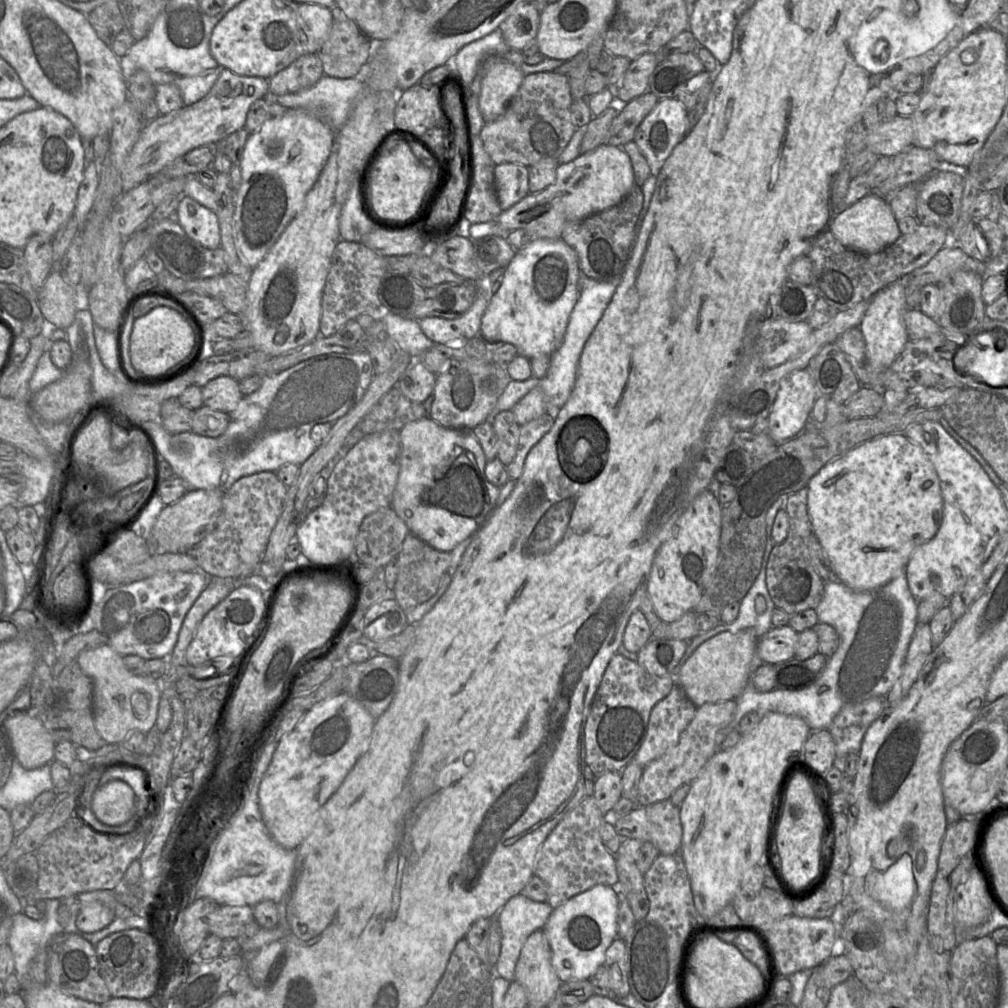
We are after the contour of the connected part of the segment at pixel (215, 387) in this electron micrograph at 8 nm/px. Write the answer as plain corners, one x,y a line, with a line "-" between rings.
227,376
210,380
202,387
203,406
212,410
231,413
234,411
243,395
239,389
239,381

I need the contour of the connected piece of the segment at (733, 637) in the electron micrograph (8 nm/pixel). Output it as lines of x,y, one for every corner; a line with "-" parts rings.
754,628
737,633
724,632
699,646
681,668
676,682
696,708
737,700
750,681
750,663
756,654
757,637

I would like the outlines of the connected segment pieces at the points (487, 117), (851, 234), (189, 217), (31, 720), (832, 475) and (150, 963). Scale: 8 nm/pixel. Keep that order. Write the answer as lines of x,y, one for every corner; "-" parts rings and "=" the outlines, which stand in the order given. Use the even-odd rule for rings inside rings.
499,55
483,59
479,108
485,123
496,120
505,112
524,77
518,66
=
871,192
842,212
834,214
828,228
842,245
866,255
883,250
901,235
898,221
887,200
878,192
=
182,195
176,212
178,224
190,239
208,249
220,247
218,218
212,210
=
18,711
2,725
7,733
13,756
26,769
35,769
54,760
55,742
40,717
33,712
=
904,431
883,433
825,464
808,482
813,533
842,583
855,591
876,590
905,570
912,553
933,538
943,517
943,497
933,463
=
137,928
122,930
103,938
95,945
99,964
99,973
111,994
111,997
126,997
139,1000
157,998
167,979
162,936
156,929
146,932

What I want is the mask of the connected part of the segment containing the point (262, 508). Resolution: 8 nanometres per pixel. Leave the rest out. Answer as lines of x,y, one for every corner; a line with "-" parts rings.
259,472
240,478
224,493
222,499
222,511
217,520
215,528
209,534
207,534
197,545
195,545
190,551
186,553
190,553
196,559
198,569
204,574
211,576
211,578
238,579
247,577
248,575
257,572
258,565
269,541
271,532
284,509
286,496
287,487
278,479
275,472

